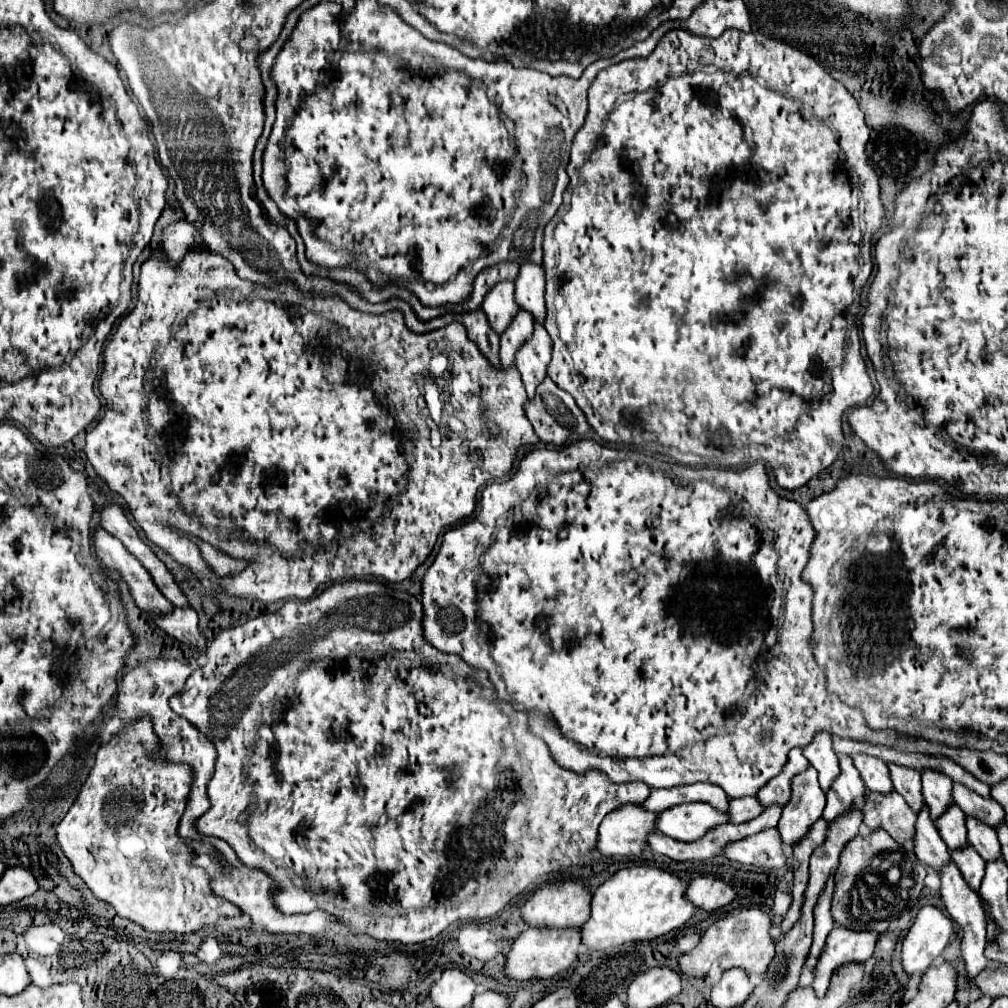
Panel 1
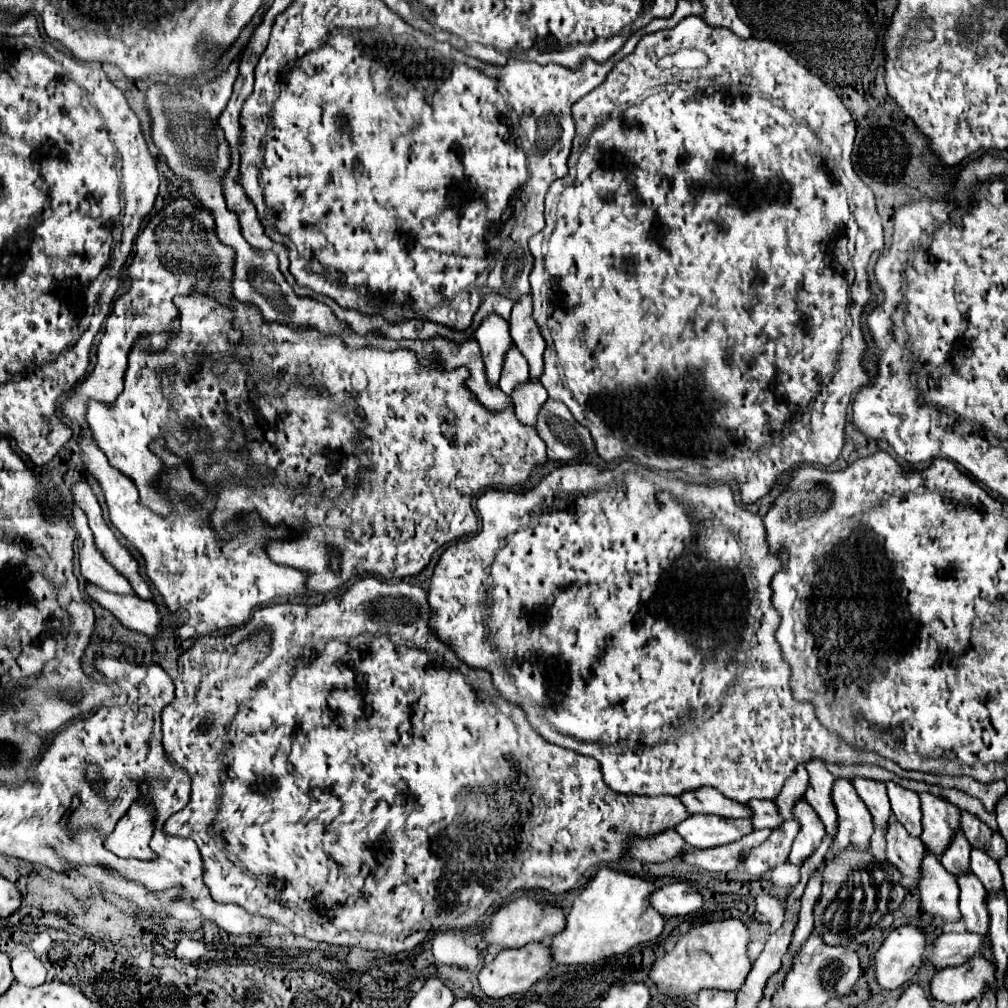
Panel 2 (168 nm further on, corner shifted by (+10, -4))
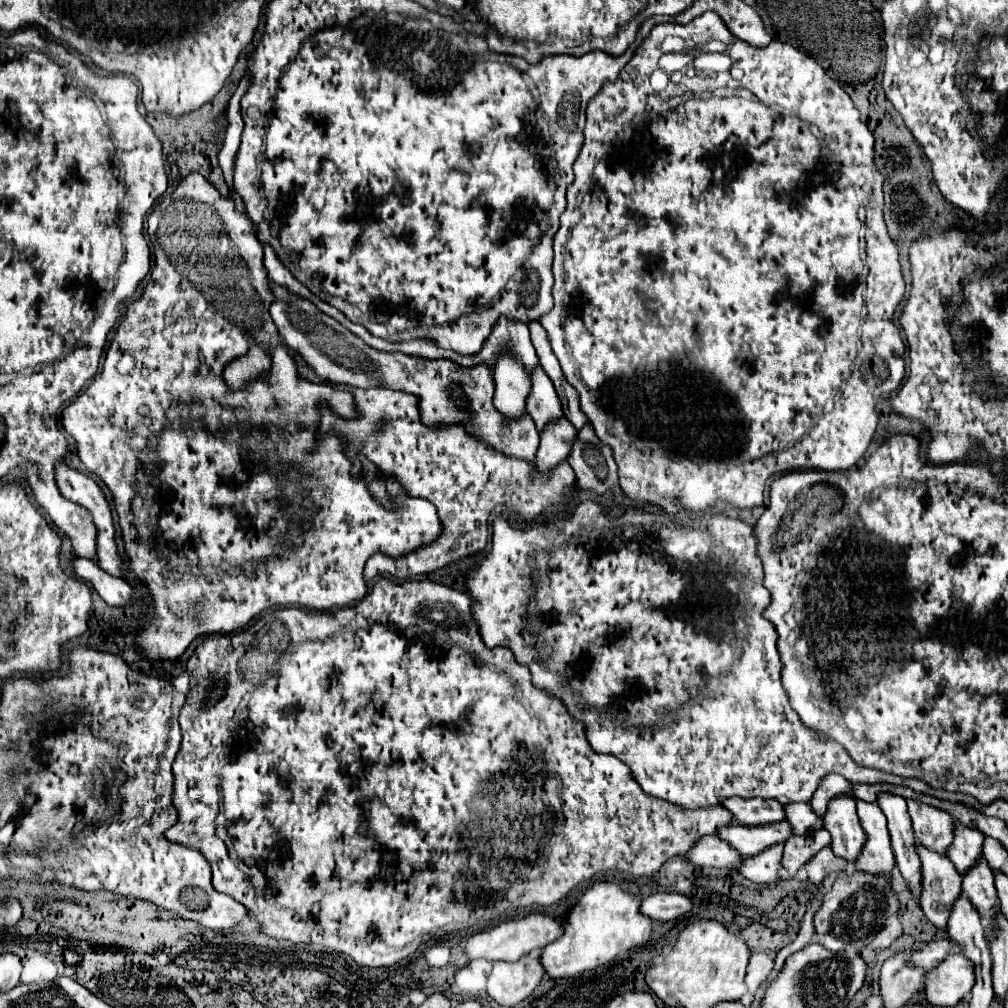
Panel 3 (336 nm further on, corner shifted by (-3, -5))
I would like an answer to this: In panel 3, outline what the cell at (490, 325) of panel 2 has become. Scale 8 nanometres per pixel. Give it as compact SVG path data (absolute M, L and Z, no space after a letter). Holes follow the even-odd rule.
M503 350L495 362L495 408L507 420L523 416L527 394L529 374L525 366Z

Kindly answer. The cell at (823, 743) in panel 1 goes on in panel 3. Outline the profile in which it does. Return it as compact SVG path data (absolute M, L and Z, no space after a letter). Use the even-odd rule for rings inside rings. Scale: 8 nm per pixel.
M843 794L829 800L827 812L823 816L823 828L829 830L833 838L833 852L837 852L837 856L849 862L859 856L861 846L865 844L865 832L859 824L853 796Z

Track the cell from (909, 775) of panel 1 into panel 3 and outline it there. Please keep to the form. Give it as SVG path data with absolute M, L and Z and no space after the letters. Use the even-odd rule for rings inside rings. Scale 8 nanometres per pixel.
M907 800L907 806L917 840L925 848L943 854L953 840L953 818L945 810L919 800Z

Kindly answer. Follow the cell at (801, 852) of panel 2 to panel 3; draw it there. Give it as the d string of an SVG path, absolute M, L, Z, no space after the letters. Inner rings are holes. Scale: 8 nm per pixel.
M825 846L809 860L809 864L805 864L805 870L807 870L811 882L821 884L827 874L845 870L845 866L847 866L847 860L841 860L839 856L833 854L831 846Z

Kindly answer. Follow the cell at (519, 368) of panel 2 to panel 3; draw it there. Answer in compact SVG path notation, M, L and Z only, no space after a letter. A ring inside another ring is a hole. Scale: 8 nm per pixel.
M537 366L531 374L531 392L527 396L527 412L533 416L537 428L545 426L545 420L553 420L557 416L563 416L559 396L553 388L553 382L543 372L541 366Z

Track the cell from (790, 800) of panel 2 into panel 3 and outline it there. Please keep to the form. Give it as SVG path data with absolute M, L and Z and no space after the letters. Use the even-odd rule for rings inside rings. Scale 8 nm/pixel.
M827 774L823 776L819 788L815 790L813 798L811 798L811 808L817 816L823 816L825 814L825 808L827 808L827 802L837 796L837 794L843 794L843 792L851 792L849 788L849 782L843 778L843 776L837 776L837 774Z

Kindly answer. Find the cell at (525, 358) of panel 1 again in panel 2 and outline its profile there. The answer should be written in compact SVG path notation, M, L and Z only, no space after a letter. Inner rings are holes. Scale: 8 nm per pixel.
M528 381L526 385L518 387L512 393L516 419L520 419L520 423L524 425L536 427L536 413L540 413L540 407L544 407L546 399L548 399L548 393L538 381Z

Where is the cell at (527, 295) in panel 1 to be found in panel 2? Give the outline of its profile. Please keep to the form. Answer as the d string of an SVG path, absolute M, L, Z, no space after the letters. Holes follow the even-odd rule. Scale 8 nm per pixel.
M524 295L512 309L510 317L510 335L514 339L514 345L520 349L520 353L526 357L530 365L530 379L540 379L544 371L544 337L540 335L540 329L536 327L536 321L532 319L532 297Z

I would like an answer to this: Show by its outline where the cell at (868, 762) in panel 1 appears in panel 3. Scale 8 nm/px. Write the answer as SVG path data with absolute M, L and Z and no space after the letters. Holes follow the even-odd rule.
M881 792L877 796L877 804L887 816L889 834L891 834L891 848L895 854L895 864L903 878L911 884L915 898L919 898L919 884L921 884L921 870L919 870L919 856L915 852L915 836L911 828L911 820L907 814L905 798Z

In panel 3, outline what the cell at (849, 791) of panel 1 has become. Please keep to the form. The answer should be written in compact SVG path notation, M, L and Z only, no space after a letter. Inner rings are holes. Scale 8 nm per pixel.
M857 800L857 814L861 828L865 830L867 842L859 858L853 862L855 868L865 870L869 874L881 874L881 872L889 874L895 864L885 814L881 812L881 808L877 808L875 802L863 802L863 800Z

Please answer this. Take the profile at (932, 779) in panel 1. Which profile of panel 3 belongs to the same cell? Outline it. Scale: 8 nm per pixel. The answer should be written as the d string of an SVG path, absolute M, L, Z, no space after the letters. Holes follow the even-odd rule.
M955 822L953 842L949 844L945 856L955 864L955 868L961 874L977 862L977 856L981 856L983 838L985 836L981 832L977 832L977 828L967 828L967 826Z

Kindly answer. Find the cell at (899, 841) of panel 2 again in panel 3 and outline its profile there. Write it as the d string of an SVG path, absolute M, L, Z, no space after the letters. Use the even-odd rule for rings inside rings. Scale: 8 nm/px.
M917 844L921 860L921 908L931 924L945 930L949 906L961 894L961 874L953 868L945 854L937 854L923 844Z

